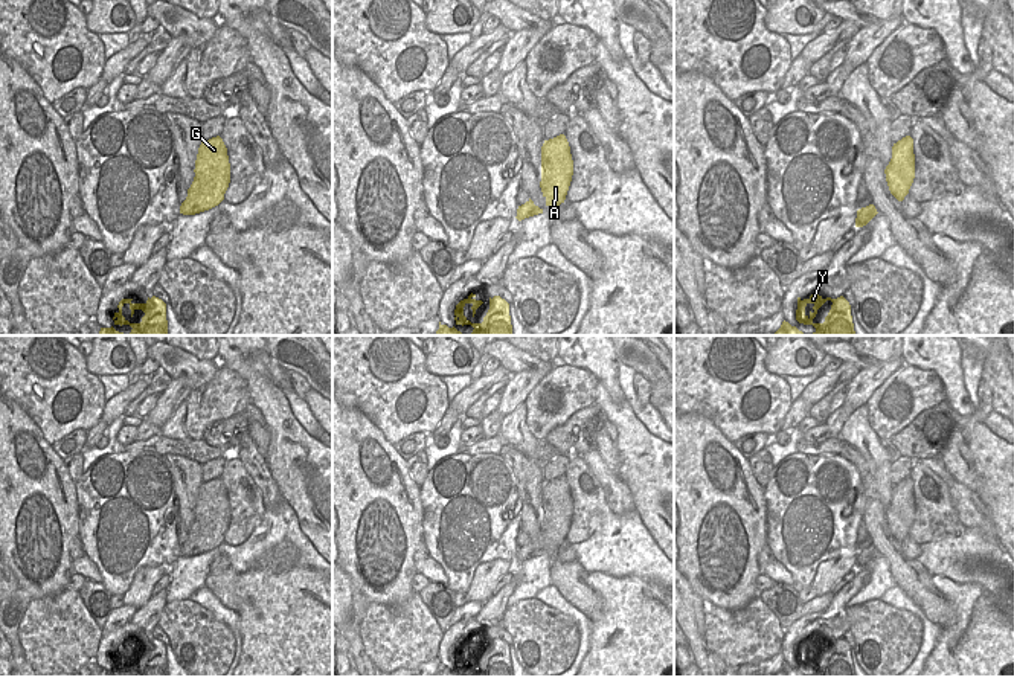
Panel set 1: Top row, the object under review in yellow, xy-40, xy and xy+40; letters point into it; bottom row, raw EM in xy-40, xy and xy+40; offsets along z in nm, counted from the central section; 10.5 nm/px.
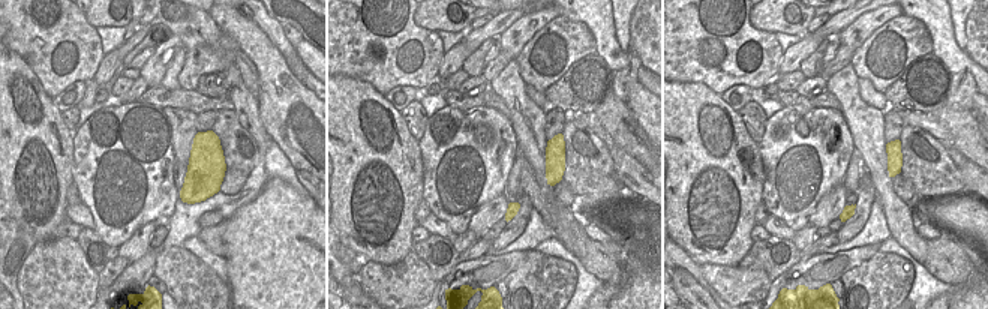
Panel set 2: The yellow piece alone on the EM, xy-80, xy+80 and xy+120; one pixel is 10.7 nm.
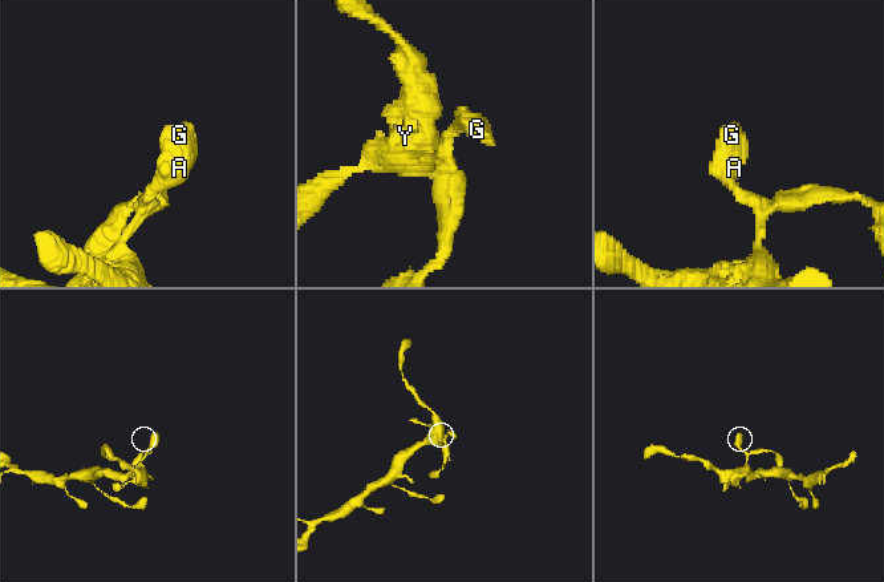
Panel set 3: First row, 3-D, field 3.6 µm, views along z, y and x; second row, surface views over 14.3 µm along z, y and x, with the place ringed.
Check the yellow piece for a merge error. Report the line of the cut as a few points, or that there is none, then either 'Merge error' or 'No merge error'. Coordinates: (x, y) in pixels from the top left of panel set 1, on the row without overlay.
No split. No merge error

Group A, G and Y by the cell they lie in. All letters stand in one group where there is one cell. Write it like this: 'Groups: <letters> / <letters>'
Groups: A G Y

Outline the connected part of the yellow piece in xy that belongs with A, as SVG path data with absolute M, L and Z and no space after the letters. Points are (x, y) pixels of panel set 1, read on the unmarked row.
M564 476L544 482L541 488L540 529L546 547L564 544L573 517L570 488Z

